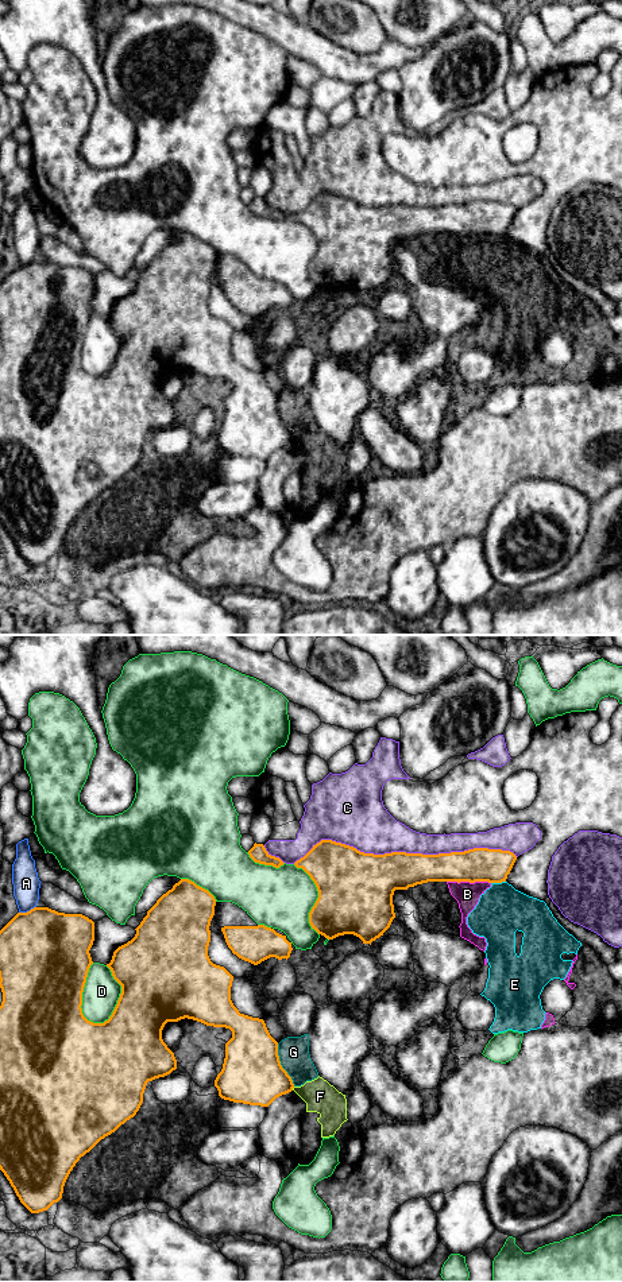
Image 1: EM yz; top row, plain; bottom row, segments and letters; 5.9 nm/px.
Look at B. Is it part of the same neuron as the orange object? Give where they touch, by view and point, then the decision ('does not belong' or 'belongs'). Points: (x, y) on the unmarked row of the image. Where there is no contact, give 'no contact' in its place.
contact yz (468, 233); does not belong

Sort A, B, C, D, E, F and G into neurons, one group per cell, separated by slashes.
A / B E F G / C / D

